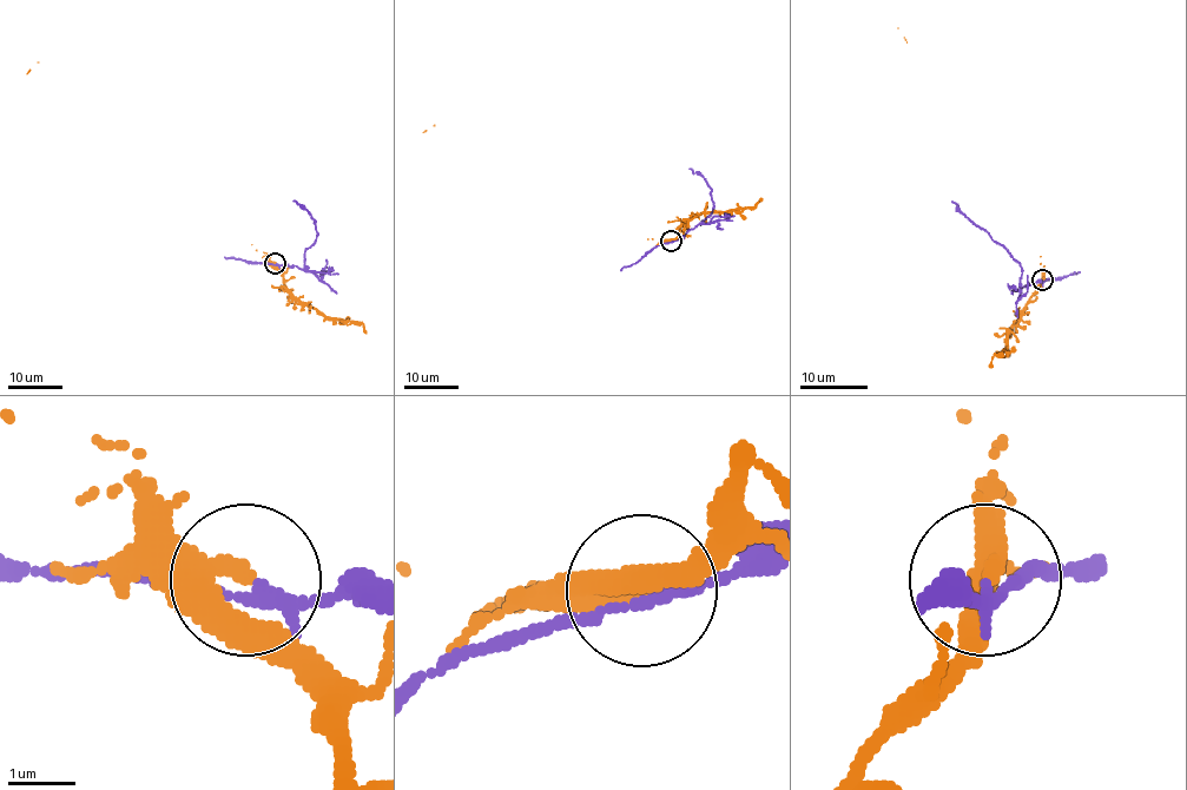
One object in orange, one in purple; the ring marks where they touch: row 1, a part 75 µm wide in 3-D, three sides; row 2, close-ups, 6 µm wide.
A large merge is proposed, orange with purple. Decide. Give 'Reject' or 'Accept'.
Reject

